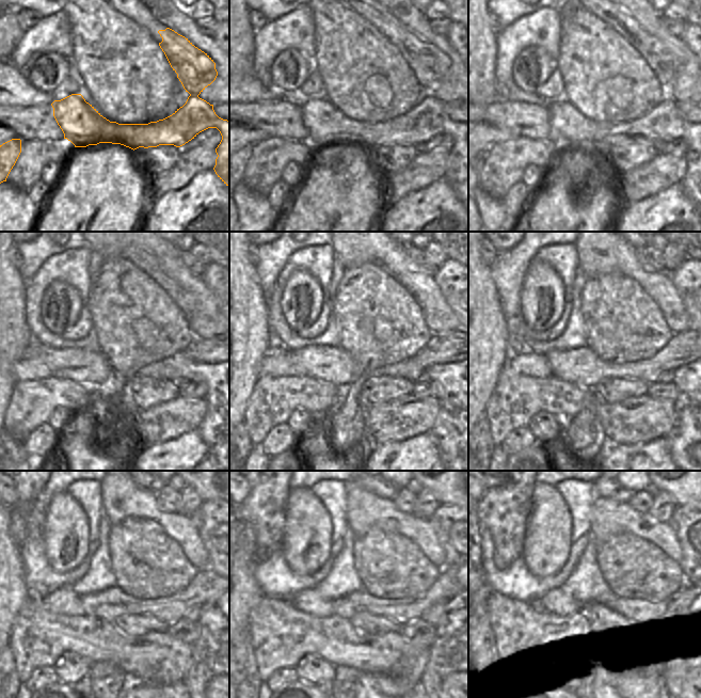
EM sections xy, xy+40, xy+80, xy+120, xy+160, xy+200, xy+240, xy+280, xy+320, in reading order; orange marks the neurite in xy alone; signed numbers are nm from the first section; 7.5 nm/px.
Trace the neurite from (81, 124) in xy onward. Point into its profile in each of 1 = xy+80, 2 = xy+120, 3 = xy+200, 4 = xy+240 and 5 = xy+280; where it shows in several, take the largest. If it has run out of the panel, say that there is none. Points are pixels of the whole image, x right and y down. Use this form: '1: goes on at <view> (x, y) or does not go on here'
1: goes on at xy+80 (664, 123)
2: goes on at xy+120 (180, 367)
3: goes on at xy+200 (685, 432)
4: goes on at xy+240 (207, 653)
5: goes on at xy+280 (446, 655)

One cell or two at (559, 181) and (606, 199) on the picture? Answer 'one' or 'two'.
one

